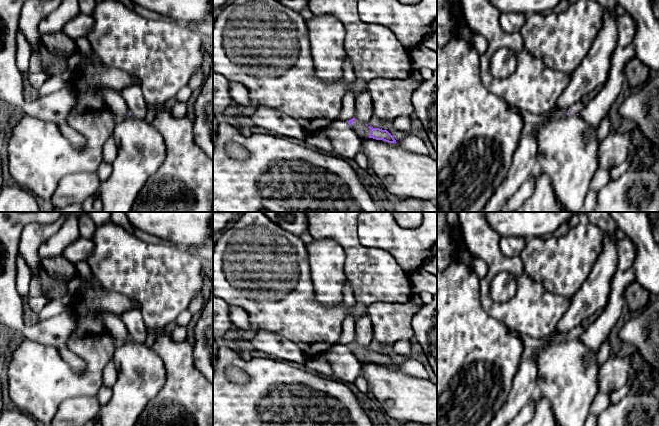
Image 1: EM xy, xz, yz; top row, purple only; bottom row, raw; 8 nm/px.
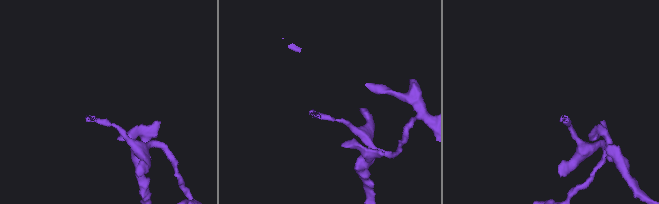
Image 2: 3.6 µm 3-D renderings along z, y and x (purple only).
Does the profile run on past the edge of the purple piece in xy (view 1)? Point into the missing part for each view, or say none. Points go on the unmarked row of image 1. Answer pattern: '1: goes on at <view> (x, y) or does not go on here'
1: does not go on here

